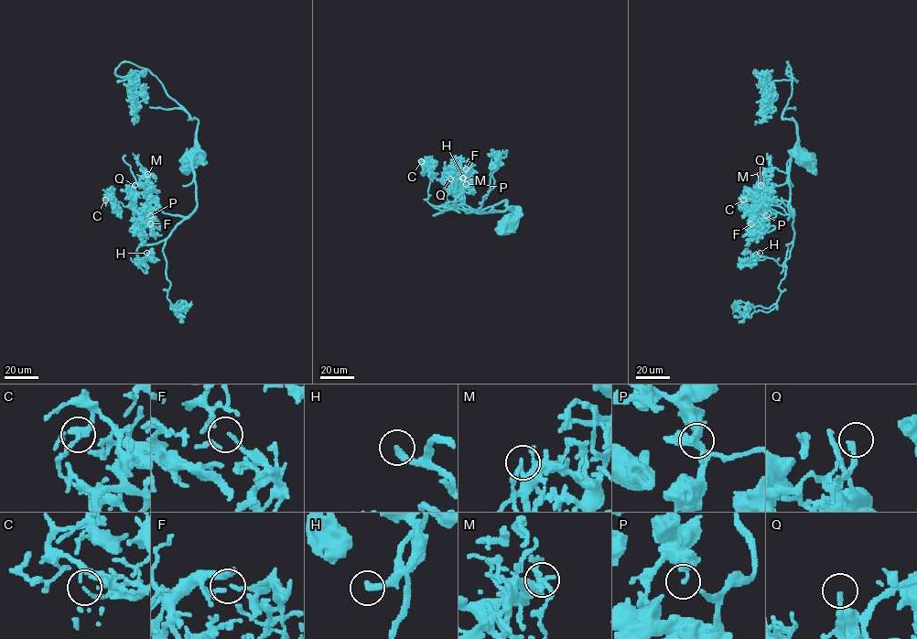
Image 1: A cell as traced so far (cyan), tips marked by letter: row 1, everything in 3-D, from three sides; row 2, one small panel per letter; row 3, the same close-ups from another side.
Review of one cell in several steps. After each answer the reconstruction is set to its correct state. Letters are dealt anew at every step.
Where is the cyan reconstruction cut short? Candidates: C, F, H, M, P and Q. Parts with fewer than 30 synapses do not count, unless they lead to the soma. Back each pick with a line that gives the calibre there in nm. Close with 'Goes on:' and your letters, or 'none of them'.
H: calibre 280 nm
M: calibre 170 nm
Q: calibre 170 nm
Goes on: H, M, Q

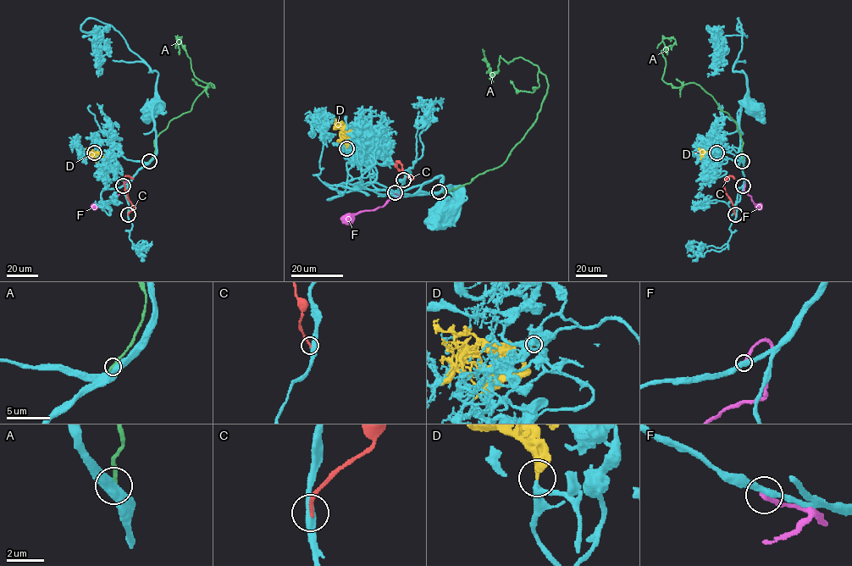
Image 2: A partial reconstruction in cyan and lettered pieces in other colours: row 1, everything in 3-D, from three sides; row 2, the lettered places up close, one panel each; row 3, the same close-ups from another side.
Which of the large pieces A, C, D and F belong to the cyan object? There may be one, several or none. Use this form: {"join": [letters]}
{"join": ["D"]}

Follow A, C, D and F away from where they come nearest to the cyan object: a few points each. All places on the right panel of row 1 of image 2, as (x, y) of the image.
A: (742, 161), (736, 123), (713, 97), (661, 79), (661, 51), (674, 39), (662, 40), (666, 54)
C: (735, 215), (725, 191), (724, 181), (730, 175), (734, 179)
D: (716, 152), (706, 154), (710, 158), (715, 155)
F: (743, 185), (744, 181), (744, 191), (760, 207)

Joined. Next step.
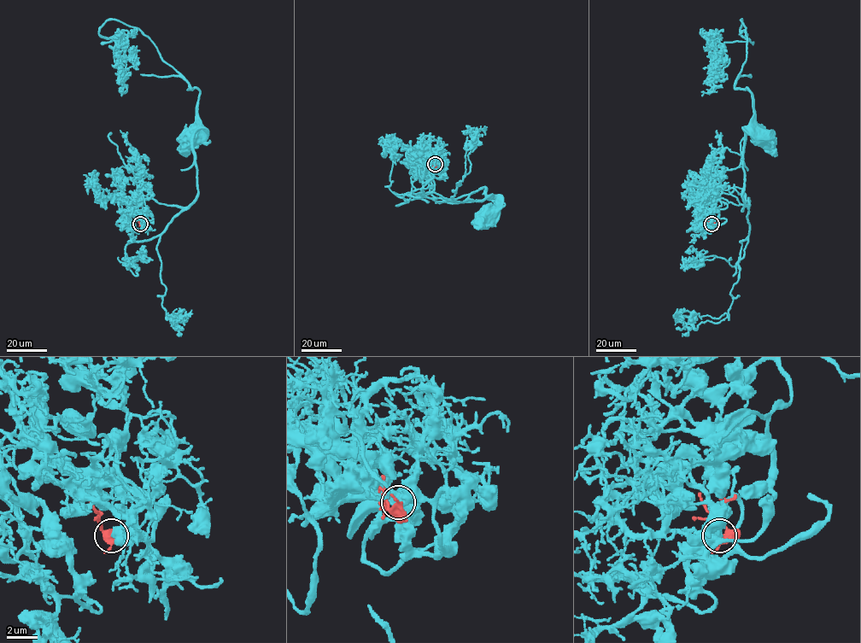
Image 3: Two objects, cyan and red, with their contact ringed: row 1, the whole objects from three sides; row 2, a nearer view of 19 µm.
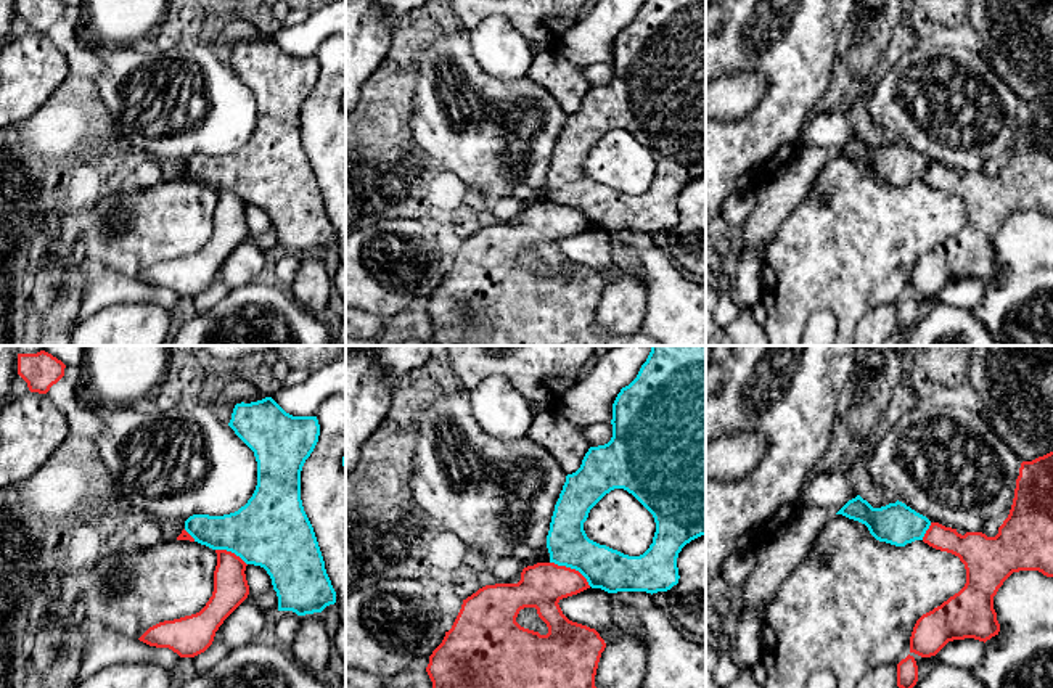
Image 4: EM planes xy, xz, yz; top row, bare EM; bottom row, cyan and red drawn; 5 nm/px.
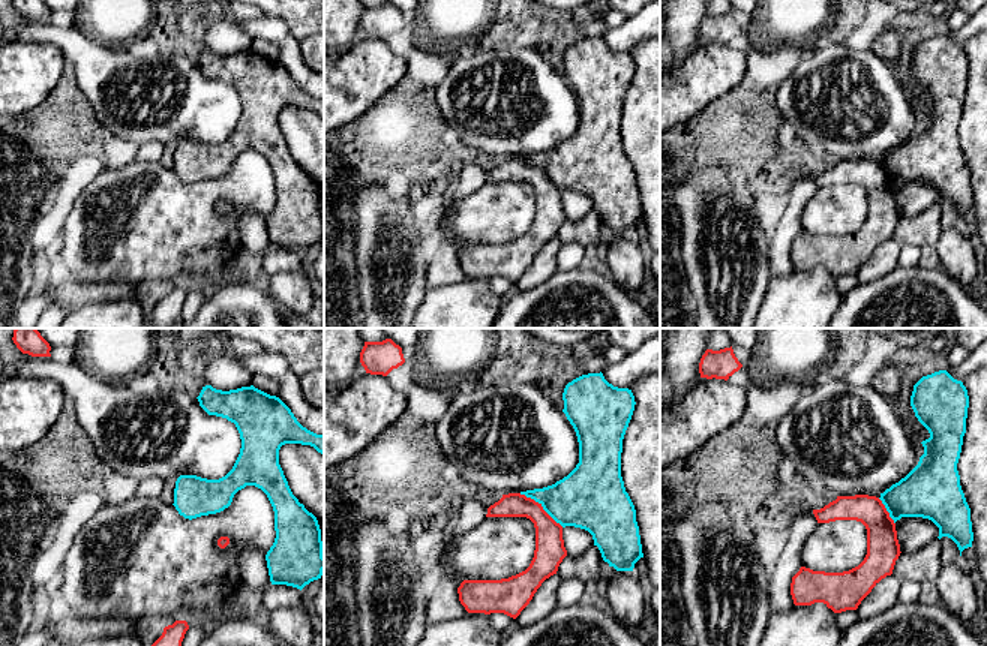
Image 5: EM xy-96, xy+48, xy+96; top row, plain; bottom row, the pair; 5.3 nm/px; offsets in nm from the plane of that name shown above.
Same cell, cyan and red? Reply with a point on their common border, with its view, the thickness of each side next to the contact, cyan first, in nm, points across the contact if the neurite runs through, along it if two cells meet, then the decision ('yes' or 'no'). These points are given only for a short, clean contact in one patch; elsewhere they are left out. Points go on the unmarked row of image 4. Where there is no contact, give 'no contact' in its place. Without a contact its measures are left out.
meets cyan in xz at (571, 208); 200 nm thick on the cyan side, 220 nm on the other; border along xz (550, 201), (574, 208), (590, 225); no

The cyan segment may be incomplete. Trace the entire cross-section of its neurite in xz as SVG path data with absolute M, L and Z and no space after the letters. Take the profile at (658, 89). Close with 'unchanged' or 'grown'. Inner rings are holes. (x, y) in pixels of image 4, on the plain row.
M646 0L637 18L617 34L611 64L611 80L590 87L580 108L566 116L547 175L550 203L579 211L592 228L608 233L667 231L678 223L677 198L682 188L706 175L706 0ZM614 129L632 133L654 158L653 183L640 196L600 185L584 170L590 149Z; unchanged

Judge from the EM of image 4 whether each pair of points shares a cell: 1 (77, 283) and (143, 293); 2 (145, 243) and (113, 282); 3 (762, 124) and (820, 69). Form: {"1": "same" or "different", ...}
{"1": "different", "2": "different", "3": "same"}

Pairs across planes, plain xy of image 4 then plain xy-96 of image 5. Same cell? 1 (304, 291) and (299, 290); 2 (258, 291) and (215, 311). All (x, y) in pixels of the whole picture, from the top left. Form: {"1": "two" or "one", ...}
{"1": "one", "2": "one"}

